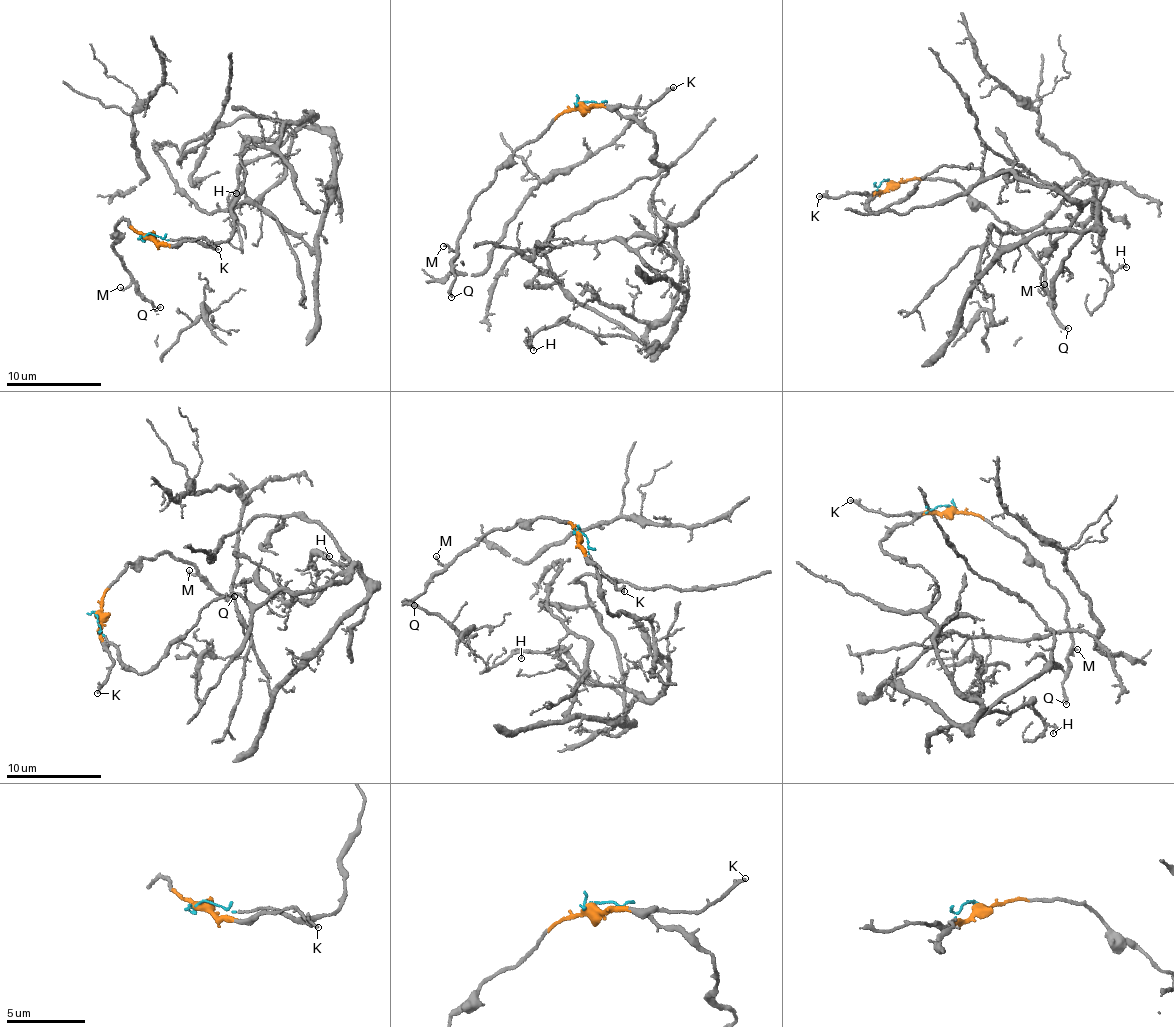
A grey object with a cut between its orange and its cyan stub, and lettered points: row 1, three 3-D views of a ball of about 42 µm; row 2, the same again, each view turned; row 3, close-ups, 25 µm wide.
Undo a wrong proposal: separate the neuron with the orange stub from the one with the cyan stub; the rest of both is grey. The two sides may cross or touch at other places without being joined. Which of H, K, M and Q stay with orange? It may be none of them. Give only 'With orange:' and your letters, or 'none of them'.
With orange: K, M, Q

